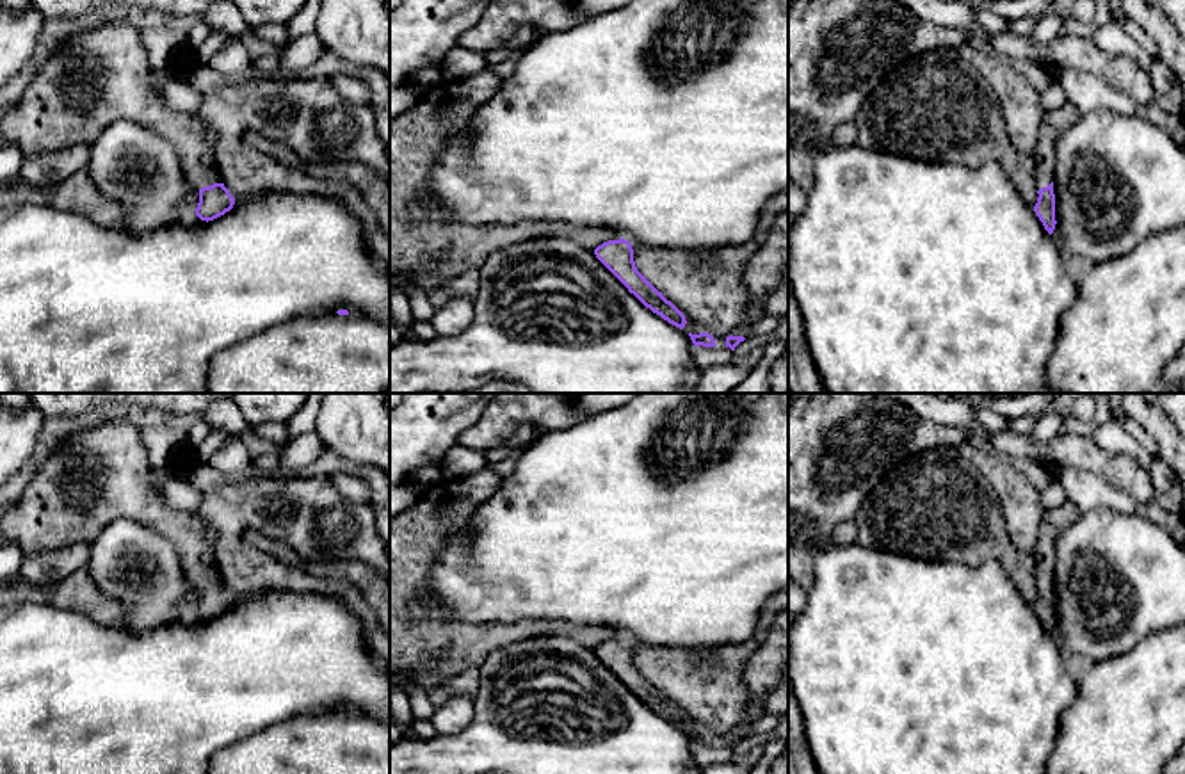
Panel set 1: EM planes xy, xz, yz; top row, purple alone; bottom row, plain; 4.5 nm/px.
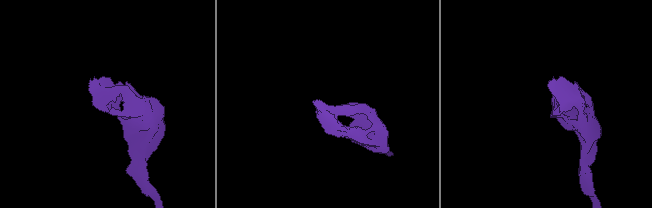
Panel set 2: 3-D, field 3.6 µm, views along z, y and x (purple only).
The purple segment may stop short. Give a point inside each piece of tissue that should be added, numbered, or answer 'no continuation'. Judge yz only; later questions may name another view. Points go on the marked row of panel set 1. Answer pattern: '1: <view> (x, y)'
1: yz (1056, 121)

